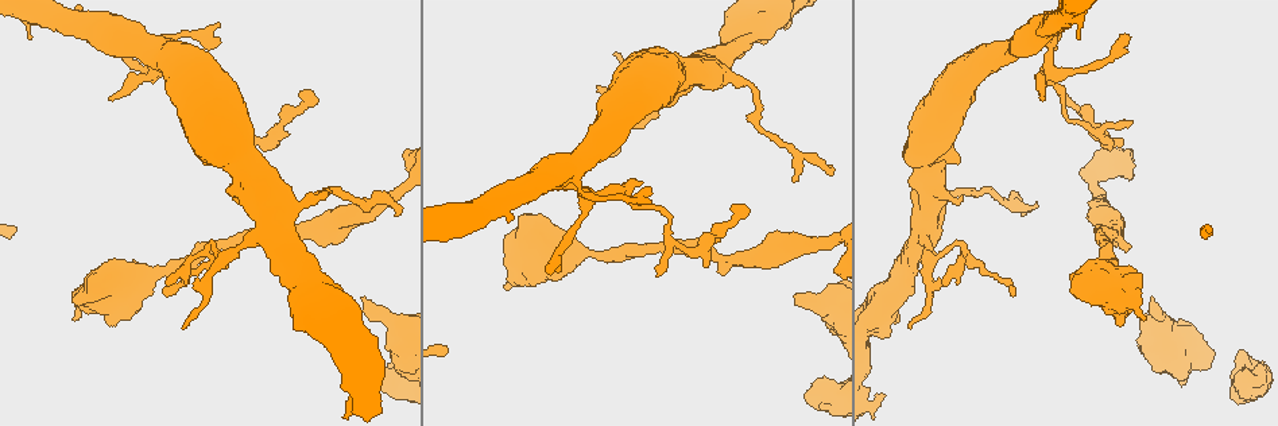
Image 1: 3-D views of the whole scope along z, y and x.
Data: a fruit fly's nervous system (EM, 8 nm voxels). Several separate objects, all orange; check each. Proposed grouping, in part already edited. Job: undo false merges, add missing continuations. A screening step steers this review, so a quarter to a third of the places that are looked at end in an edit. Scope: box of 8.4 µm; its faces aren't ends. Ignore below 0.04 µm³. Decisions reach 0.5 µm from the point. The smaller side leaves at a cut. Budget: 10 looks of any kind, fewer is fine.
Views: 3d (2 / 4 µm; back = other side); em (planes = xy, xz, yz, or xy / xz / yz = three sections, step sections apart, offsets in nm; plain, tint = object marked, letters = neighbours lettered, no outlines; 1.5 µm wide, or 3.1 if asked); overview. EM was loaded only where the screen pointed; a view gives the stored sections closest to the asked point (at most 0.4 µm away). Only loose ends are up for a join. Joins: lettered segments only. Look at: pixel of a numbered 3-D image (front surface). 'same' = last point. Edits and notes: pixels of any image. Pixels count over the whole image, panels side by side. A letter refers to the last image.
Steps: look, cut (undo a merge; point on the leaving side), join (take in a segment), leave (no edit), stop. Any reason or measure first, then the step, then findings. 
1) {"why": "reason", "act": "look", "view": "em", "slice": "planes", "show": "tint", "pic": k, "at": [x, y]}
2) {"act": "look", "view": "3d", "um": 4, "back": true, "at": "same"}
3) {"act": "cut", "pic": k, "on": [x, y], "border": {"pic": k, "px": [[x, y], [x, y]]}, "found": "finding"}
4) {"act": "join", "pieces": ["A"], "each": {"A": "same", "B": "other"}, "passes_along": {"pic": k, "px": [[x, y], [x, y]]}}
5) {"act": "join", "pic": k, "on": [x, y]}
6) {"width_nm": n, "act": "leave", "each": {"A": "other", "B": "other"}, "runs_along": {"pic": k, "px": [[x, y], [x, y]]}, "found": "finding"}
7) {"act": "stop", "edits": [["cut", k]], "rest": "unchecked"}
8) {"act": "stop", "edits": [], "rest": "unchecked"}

{"why": "thin end", "act": "look", "view": "3d", "um": 2, "pic": 1, "at": [651, 192]}

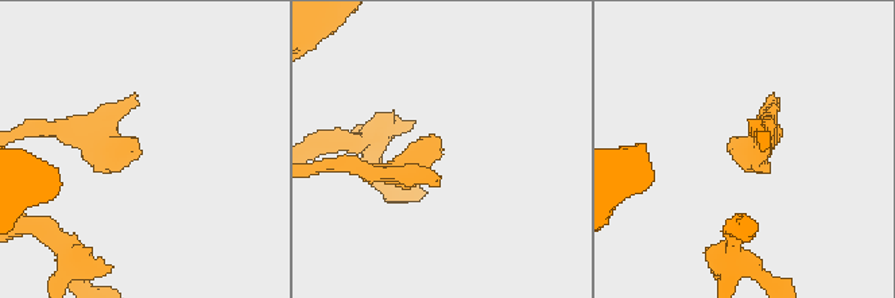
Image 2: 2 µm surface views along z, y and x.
{"act": "look", "view": "em", "slice": "planes", "show": "letters", "pic": 2, "at": [738, 148]}

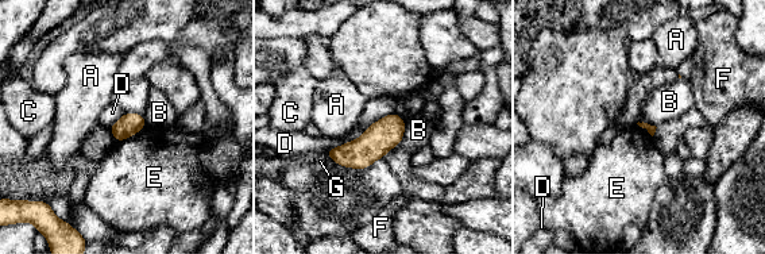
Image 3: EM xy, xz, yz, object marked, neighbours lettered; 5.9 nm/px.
{"longest_contact_nm": ["D", 460], "act": "leave", "each": {"A": "other", "B": "other", "C": "other", "D": "other", "E": "other", "F": "other", "G": "other"}, "border": {"pic": 3, "px": [[394, 112], [329, 150]]}, "found": "none of them fits"}

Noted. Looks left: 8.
{"why": "abrupt turn", "act": "look", "view": "em", "slice": "xy", "step": 4, "show": "letters", "pic": 1, "at": [1099, 135]}

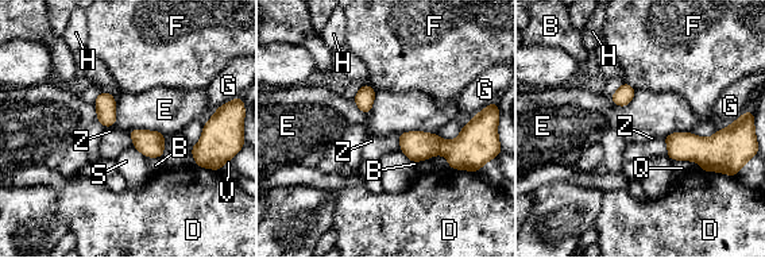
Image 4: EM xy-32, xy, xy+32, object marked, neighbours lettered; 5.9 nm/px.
{"width_nm": 60, "act": "leave", "each": {"B": "other", "D": "other", "E": "other", "F": "other", "G": "other", "H": "other", "Q": "other", "S": "other", "V": "other", "Z": "other"}, "border": {"pic": 4, "px": [[161, 157], [149, 158]]}, "found": "continuous, no second neuron"}

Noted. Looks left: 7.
{"why": "end of a long branch", "act": "look", "view": "em", "slice": "planes", "show": "letters", "pic": 1, "at": [364, 298]}

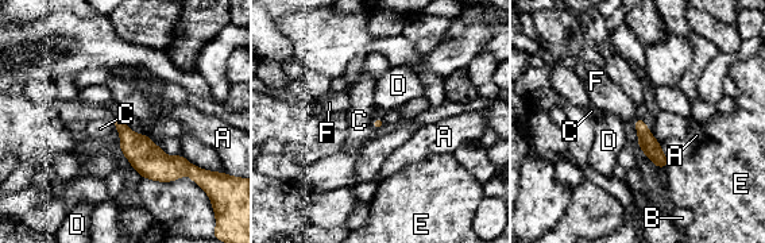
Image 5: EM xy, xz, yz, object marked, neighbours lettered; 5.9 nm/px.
{"act": "leave", "each": {"A": "other", "B": "other", "C": "other", "D": "other", "E": "other", "F": "other"}, "border": {"pic": 5, "px": [[122, 116], [114, 120]]}, "found": "no lettered segment goes on from it"}

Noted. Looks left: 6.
{"why": "branch stops here", "act": "look", "view": "em", "slice": "xy", "step": 8, "show": "letters", "pic": 1, "at": [1091, 302]}

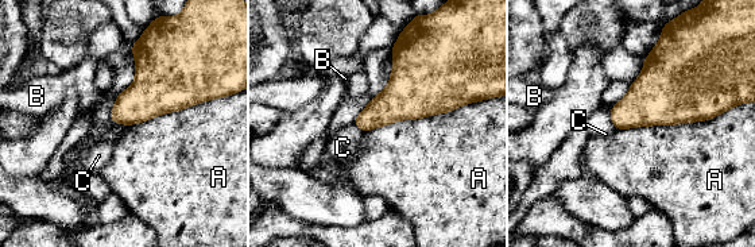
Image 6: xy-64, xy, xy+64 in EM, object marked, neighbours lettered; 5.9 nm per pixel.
{"act": "look", "view": "em", "slice": "xz", "step": 8, "show": "letters", "at": "same"}

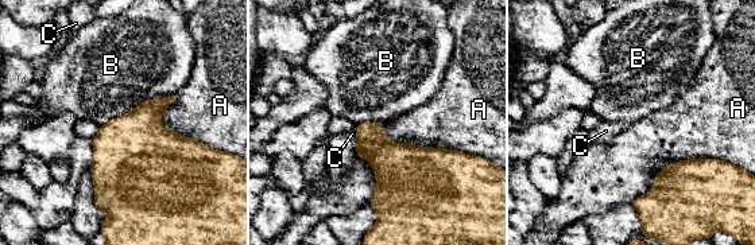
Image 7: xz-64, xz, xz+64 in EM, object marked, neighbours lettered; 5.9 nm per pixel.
{"longest_contact_nm": ["A", 600], "act": "leave", "each": {"A": "other", "B": "other", "C": "other"}, "border": {"pic": 7, "px": [[175, 93], [142, 101], [101, 125]]}, "found": "none of them fits"}

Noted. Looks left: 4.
{"act": "stop", "edits": [], "rest": "unchecked"}

